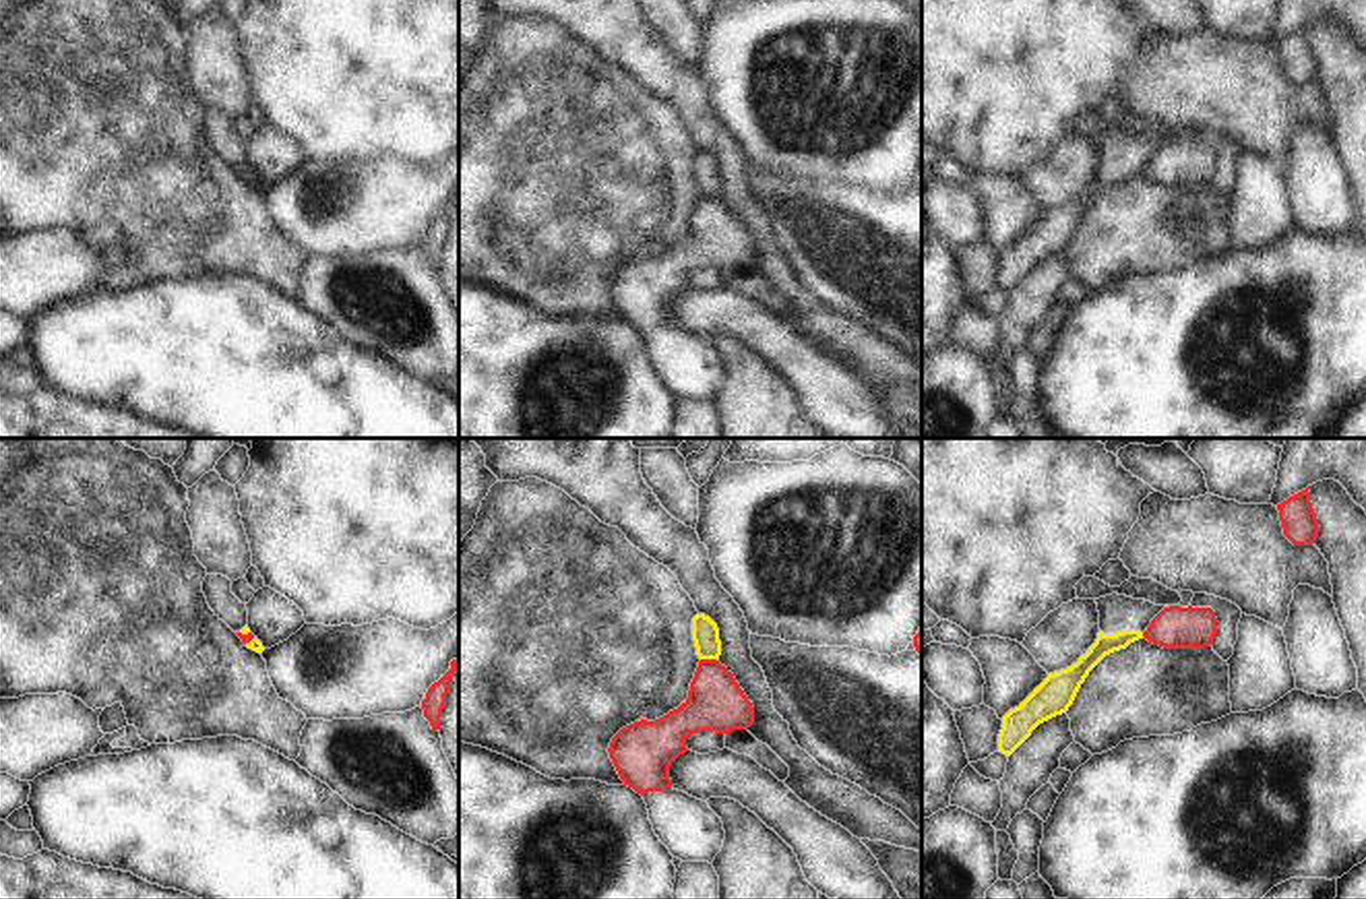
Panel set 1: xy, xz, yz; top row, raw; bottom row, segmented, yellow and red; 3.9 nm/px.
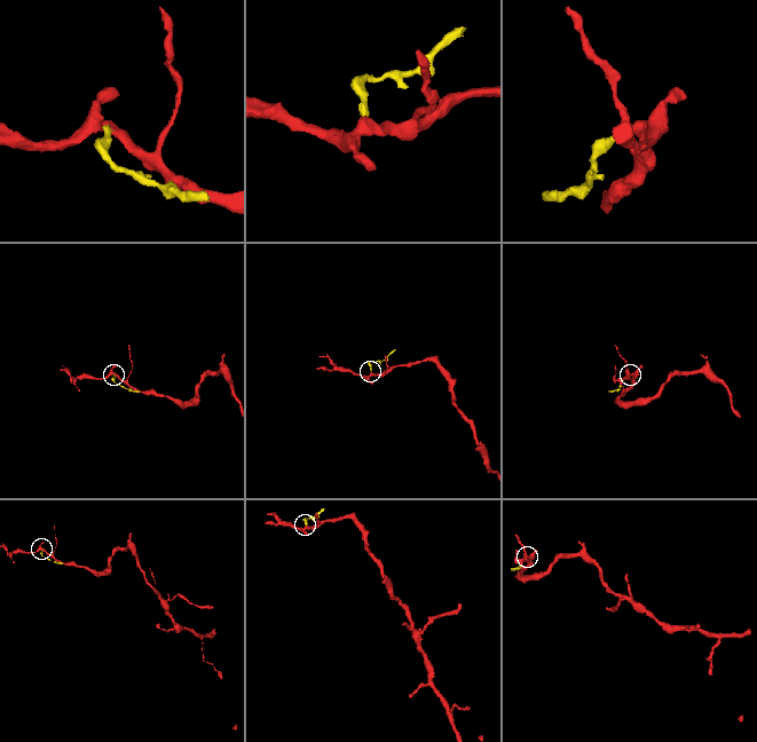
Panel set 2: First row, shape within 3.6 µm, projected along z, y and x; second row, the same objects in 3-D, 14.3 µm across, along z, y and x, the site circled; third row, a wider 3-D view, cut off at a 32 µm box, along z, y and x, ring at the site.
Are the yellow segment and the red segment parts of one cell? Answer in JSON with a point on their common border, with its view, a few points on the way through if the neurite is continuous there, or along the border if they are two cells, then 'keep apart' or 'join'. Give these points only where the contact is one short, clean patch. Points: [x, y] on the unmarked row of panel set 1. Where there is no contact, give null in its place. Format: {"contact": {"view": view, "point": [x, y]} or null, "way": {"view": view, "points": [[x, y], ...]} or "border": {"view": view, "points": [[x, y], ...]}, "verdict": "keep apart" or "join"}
{"contact": {"view": "xz", "point": [709, 195]}, "border": {"view": "xz", "points": [[701, 195], [716, 197]]}, "verdict": "keep apart"}

